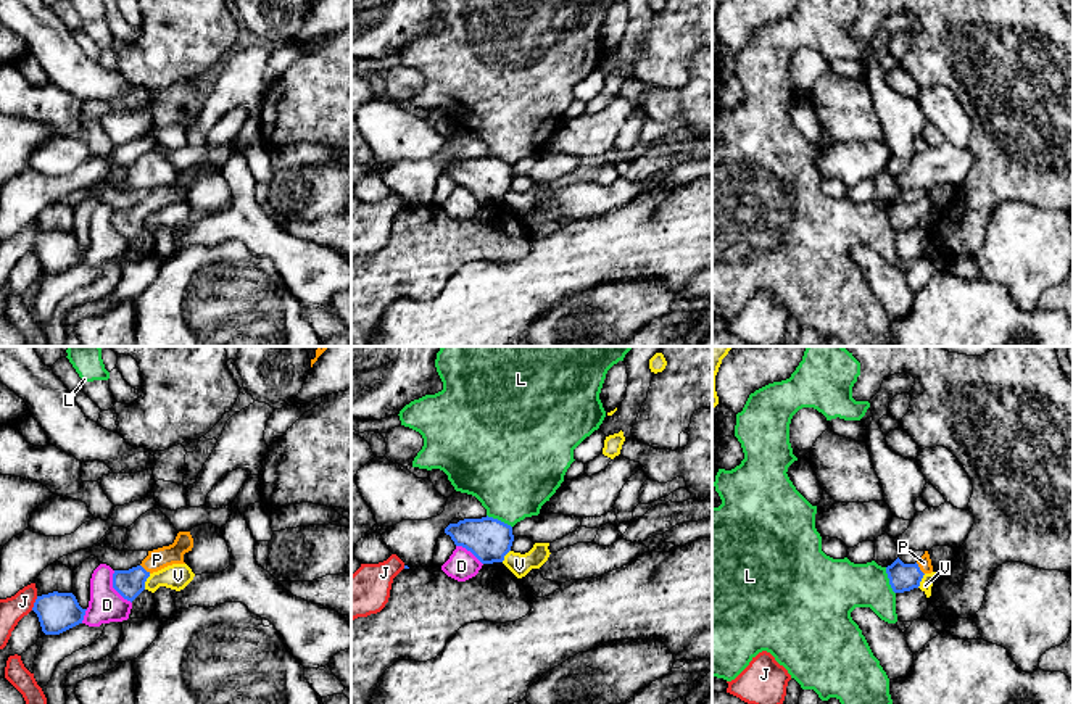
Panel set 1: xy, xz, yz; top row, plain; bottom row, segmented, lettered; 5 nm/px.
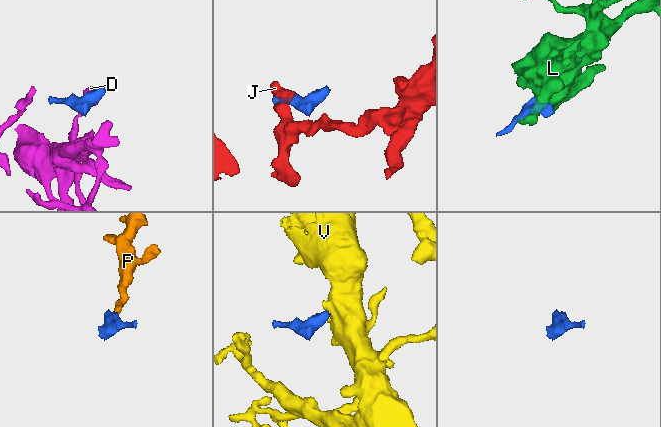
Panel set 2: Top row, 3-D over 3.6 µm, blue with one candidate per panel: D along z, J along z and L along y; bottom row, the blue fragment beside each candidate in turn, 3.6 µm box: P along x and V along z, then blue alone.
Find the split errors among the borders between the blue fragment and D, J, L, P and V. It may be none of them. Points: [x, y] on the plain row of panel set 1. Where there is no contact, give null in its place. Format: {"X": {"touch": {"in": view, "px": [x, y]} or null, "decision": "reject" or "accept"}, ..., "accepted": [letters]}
{"D": {"touch": {"in": "xy", "px": [115, 227]}, "decision": "reject"}, "J": {"touch": {"in": "xy", "px": [34, 242]}, "decision": "reject"}, "L": {"touch": {"in": "yz", "px": [890, 219]}, "decision": "reject"}, "P": {"touch": {"in": "yz", "px": [919, 208]}, "decision": "accept"}, "V": {"touch": {"in": "xy", "px": [145, 219]}, "decision": "reject"}, "accepted": ["P"]}

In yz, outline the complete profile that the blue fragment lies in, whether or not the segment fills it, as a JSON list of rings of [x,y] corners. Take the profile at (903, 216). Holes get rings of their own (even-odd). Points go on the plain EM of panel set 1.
[[[928,190],[915,201],[904,203],[899,197],[886,206],[889,224],[894,232],[910,230],[920,226],[925,213],[931,213],[933,205]]]

